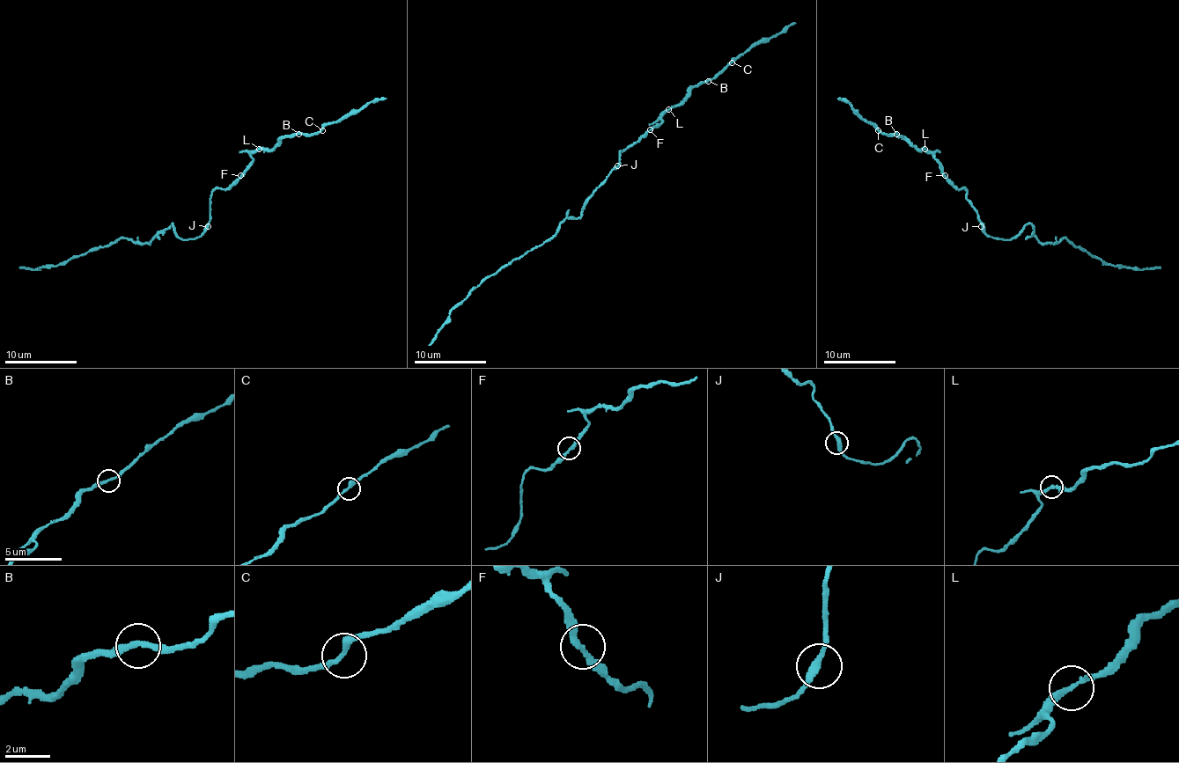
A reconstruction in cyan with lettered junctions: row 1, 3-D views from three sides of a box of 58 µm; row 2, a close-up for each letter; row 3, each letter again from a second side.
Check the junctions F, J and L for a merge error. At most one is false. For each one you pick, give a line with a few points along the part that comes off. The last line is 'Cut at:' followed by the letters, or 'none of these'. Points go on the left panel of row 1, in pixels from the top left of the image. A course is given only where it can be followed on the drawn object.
Cut at: none of these

